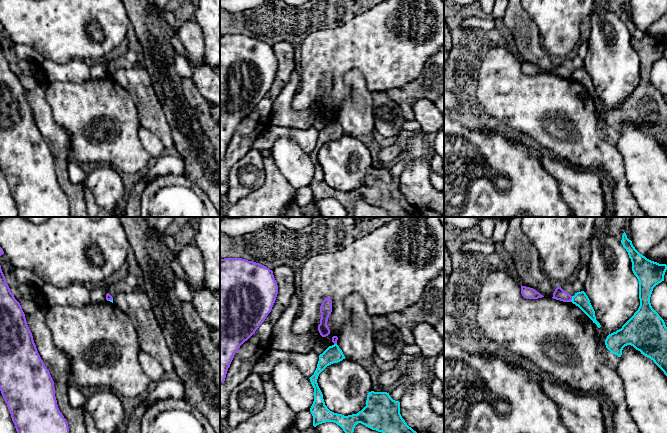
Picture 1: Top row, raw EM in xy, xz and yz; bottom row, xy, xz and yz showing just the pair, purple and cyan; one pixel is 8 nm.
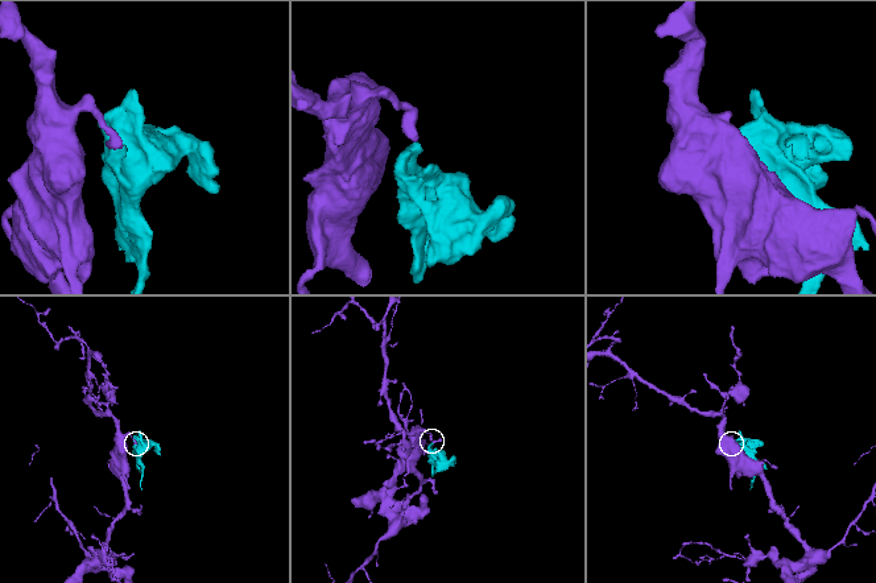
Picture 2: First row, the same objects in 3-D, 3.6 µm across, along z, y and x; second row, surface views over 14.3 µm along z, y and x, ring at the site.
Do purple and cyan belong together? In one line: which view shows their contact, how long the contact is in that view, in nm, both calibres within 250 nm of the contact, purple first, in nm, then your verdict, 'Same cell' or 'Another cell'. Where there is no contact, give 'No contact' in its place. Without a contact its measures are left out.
Touches purple in yz. Shared border 50 nm. Thickness 100 nm (purple) against 120 nm. Another cell

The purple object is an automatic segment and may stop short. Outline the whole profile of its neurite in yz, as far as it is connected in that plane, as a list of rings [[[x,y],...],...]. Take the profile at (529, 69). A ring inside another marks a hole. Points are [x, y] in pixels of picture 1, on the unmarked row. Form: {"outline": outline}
{"outline": [[[521,61],[521,70],[526,75],[538,75],[544,73],[539,68],[537,68],[535,65],[522,62]]]}

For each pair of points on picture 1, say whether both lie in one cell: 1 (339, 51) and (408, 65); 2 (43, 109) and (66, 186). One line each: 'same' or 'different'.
1: same
2: same

